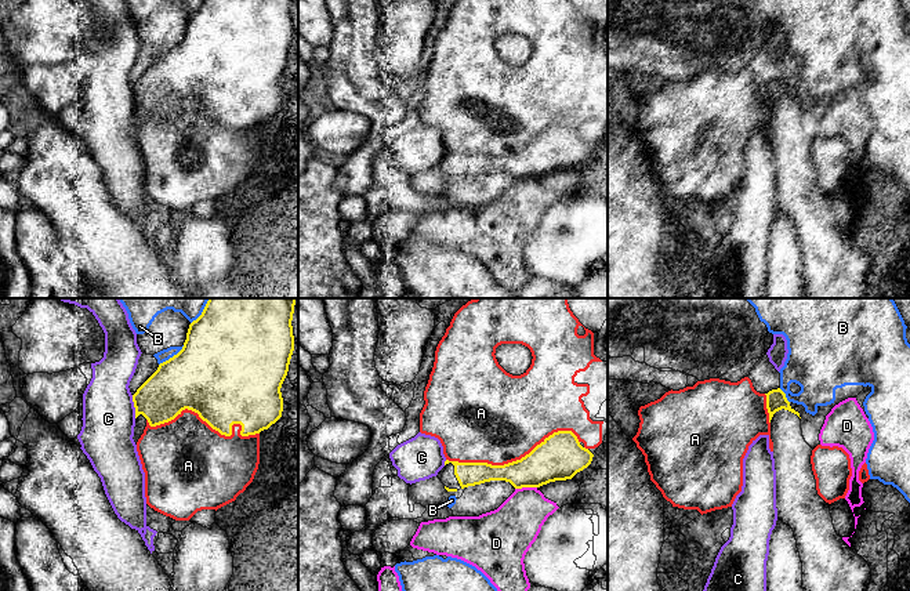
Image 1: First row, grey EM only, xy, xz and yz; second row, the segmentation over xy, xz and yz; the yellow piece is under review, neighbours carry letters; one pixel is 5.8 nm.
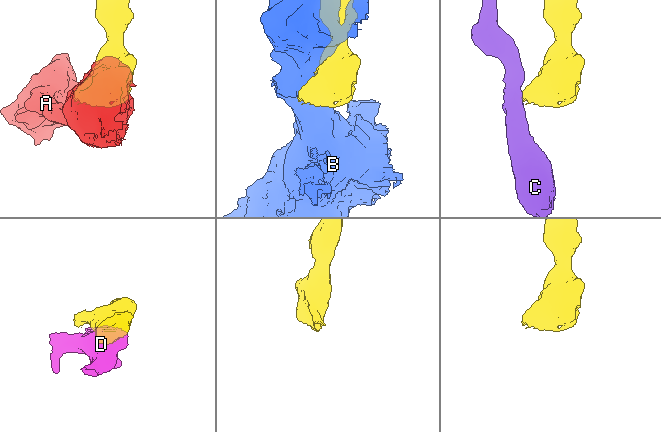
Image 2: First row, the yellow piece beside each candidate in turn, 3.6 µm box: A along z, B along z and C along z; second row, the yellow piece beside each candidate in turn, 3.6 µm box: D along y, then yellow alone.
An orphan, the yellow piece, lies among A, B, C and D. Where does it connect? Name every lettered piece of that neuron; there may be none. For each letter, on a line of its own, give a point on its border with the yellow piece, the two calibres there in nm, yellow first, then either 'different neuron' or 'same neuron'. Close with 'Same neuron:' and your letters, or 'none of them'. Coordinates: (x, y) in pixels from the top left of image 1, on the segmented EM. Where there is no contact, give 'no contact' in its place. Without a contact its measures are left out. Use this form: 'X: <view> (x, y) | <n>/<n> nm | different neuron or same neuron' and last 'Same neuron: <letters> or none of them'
A: xz (512, 461) | 260/500 nm | different neuron
B: xy (173, 356) | 460/70 nm | different neuron
C: xy (134, 406) | 280/300 nm | different neuron
D: xz (525, 486) | 260/300 nm | different neuron
Same neuron: none of them

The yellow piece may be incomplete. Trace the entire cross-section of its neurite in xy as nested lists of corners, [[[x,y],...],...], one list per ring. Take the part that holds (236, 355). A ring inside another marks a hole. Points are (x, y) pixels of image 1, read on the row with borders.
[[[209,298],[202,315],[189,324],[182,349],[168,360],[160,363],[157,370],[133,395],[135,407],[135,427],[133,439],[135,445],[148,424],[151,427],[156,427],[168,423],[178,414],[181,414],[181,411],[185,409],[197,413],[199,417],[206,421],[213,429],[225,436],[232,435],[233,424],[242,425],[242,436],[260,434],[261,431],[268,429],[272,424],[275,424],[282,417],[283,398],[280,388],[287,376],[290,359],[294,351],[294,336],[291,326],[294,305],[296,298]]]

